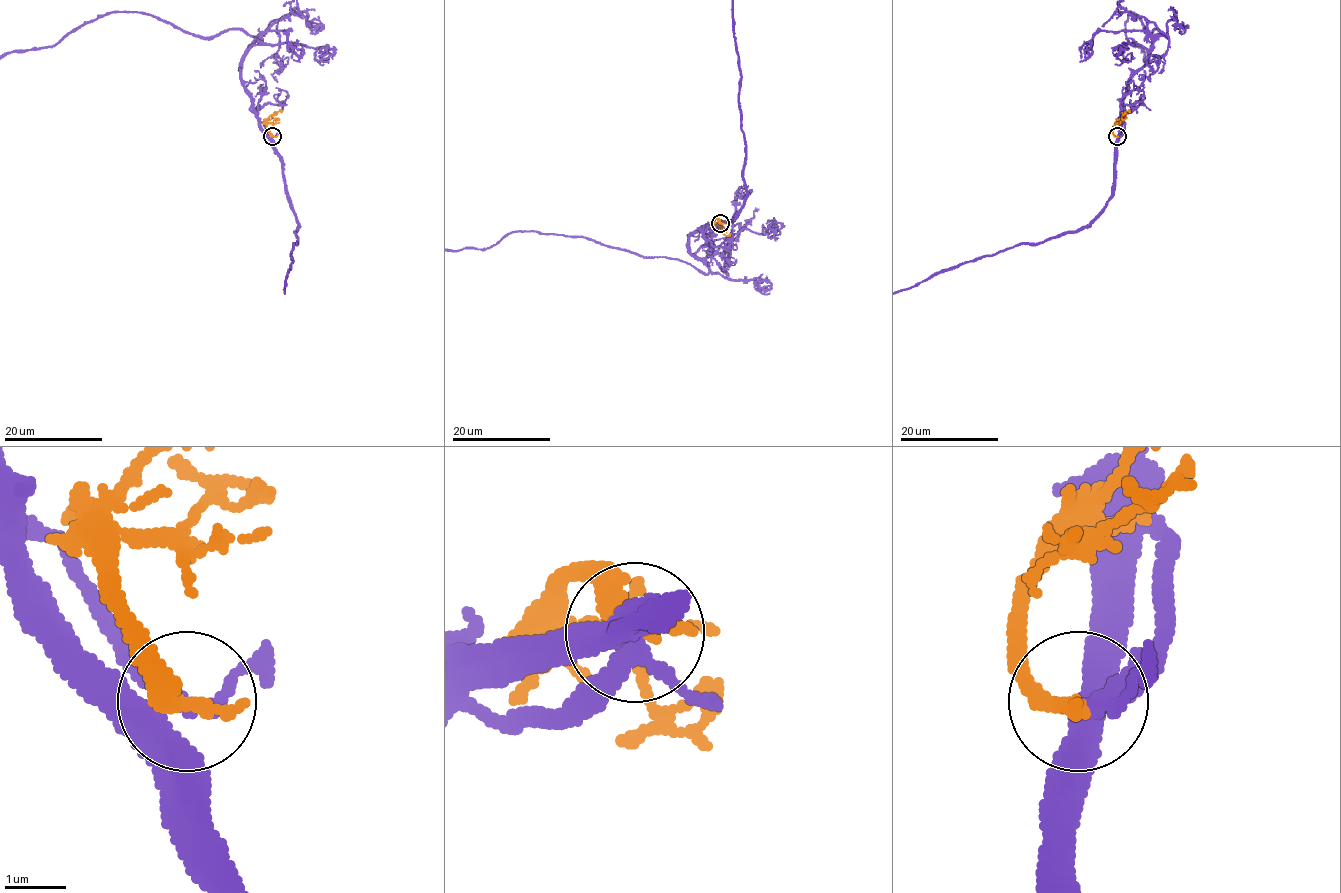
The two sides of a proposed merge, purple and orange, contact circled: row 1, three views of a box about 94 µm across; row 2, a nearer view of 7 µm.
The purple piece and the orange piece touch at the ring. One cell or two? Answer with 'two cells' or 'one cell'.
one cell

